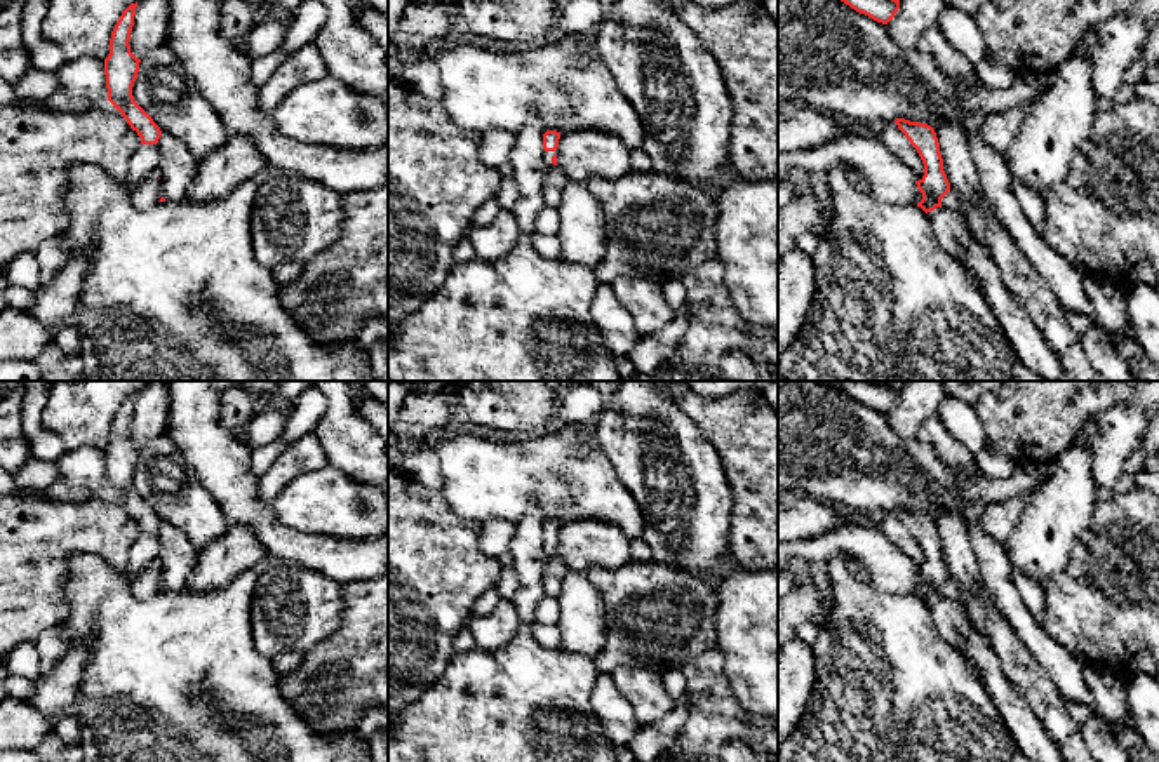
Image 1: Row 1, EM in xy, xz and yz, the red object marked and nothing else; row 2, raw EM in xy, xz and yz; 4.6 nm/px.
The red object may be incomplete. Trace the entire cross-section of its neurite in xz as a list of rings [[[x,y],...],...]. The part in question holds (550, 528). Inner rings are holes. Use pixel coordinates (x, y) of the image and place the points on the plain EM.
[[[546,520],[543,524],[543,550],[546,558],[557,555],[559,529],[560,529],[560,522],[557,520]]]

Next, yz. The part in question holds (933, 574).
[[[896,508],[894,513],[922,548],[924,565],[915,571],[922,583],[917,597],[928,604],[940,637],[952,645],[957,644],[961,632],[966,628],[983,637],[966,609],[959,602],[941,595],[941,588],[950,581],[950,572],[943,560],[943,548],[935,518],[928,513],[905,508]]]

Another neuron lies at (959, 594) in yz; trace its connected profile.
[[[948,581],[941,588],[941,597],[952,598],[952,600],[959,602],[961,605],[969,598],[969,595],[971,595],[971,588],[966,583],[955,586],[952,581]]]

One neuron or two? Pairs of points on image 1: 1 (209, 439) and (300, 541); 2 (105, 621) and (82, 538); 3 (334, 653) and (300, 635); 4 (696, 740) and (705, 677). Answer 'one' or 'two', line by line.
1: one
2: two
3: two
4: one

